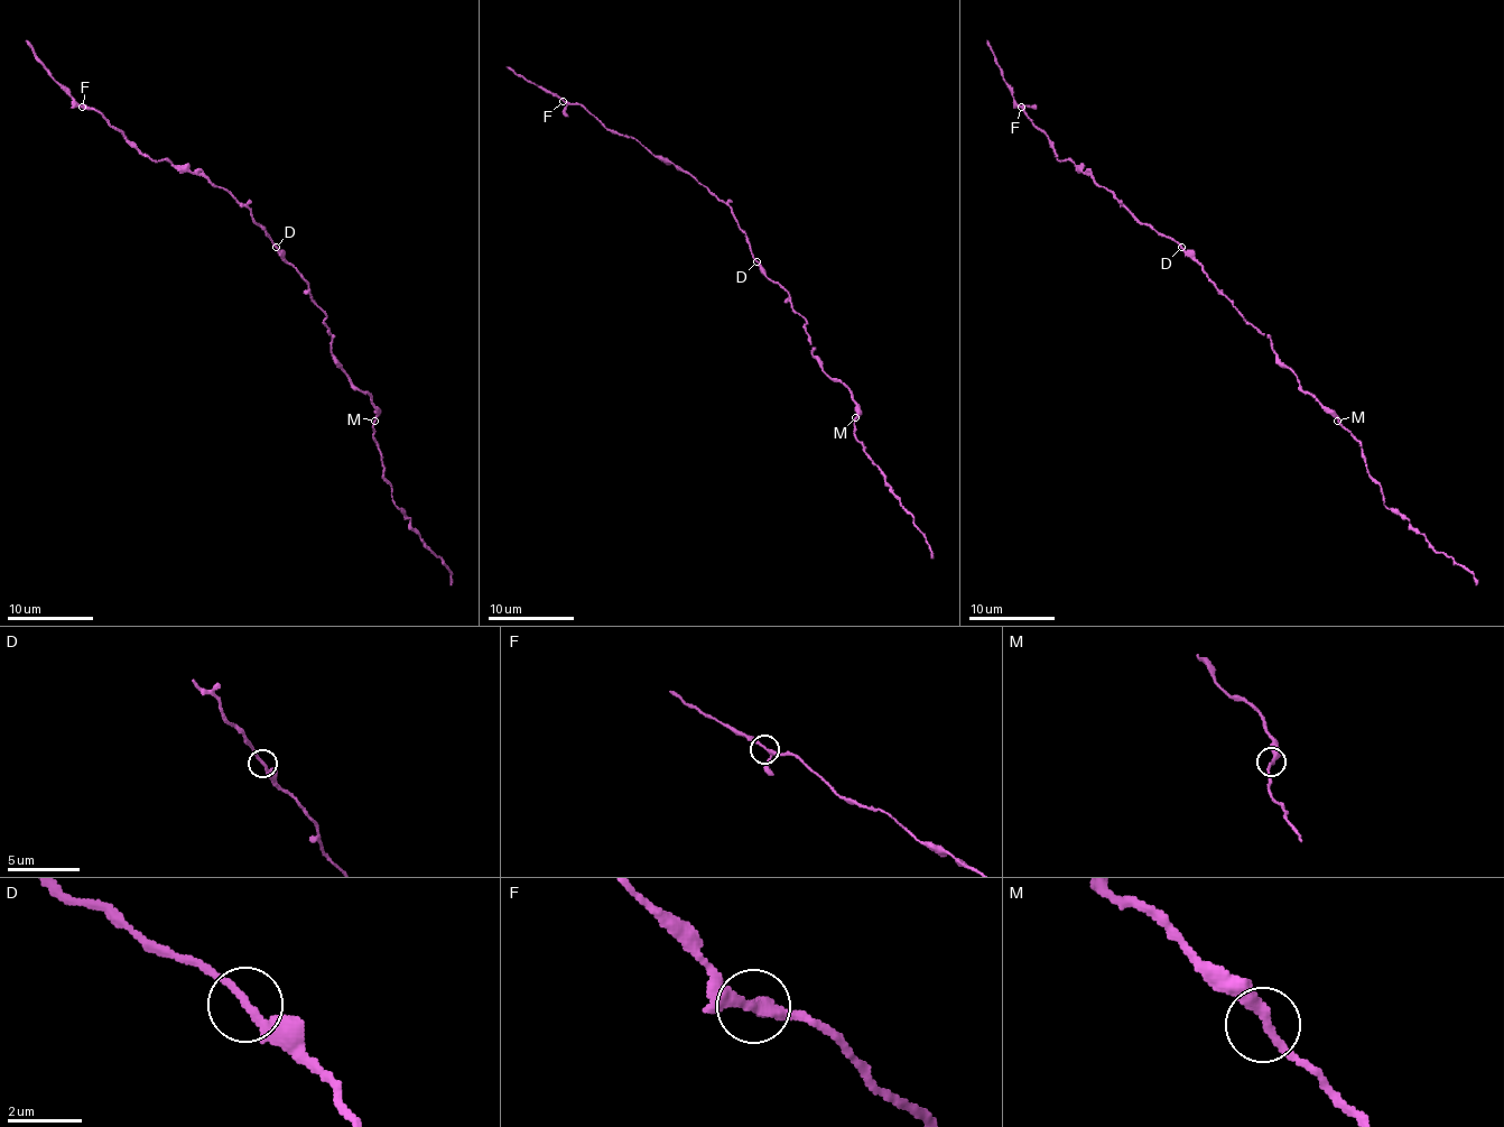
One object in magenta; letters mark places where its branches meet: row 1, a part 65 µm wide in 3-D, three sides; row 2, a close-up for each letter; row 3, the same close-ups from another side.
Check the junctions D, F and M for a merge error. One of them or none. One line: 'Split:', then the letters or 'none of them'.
Split: none of them

